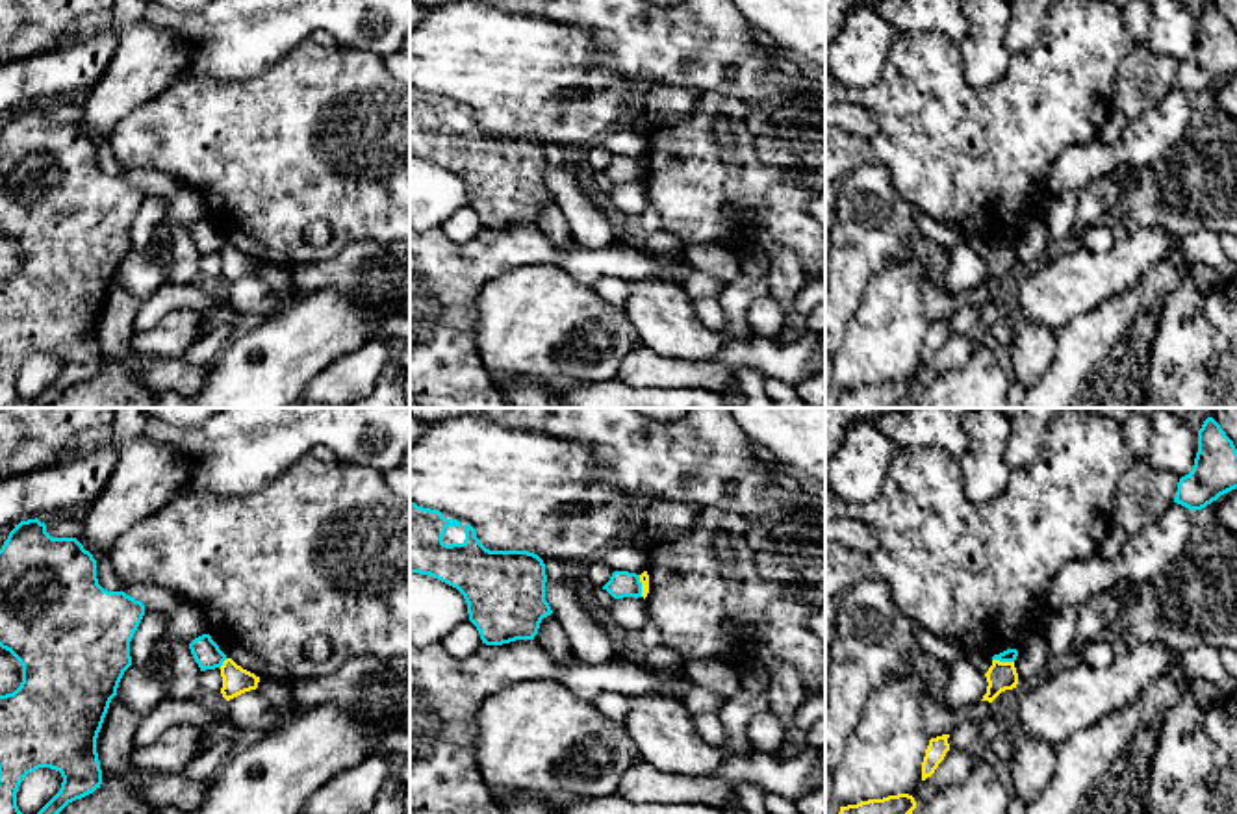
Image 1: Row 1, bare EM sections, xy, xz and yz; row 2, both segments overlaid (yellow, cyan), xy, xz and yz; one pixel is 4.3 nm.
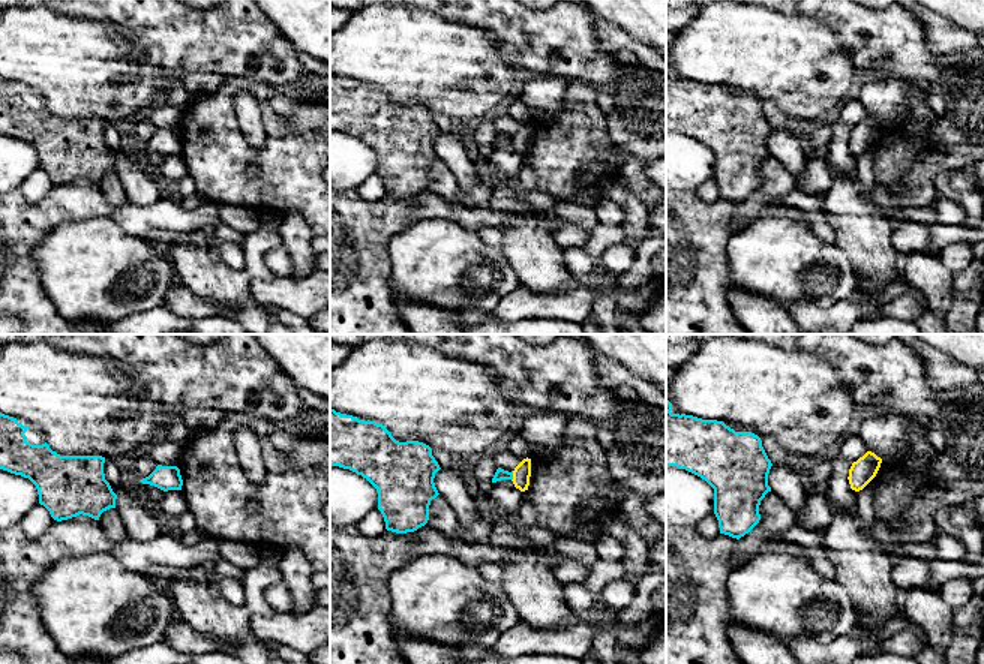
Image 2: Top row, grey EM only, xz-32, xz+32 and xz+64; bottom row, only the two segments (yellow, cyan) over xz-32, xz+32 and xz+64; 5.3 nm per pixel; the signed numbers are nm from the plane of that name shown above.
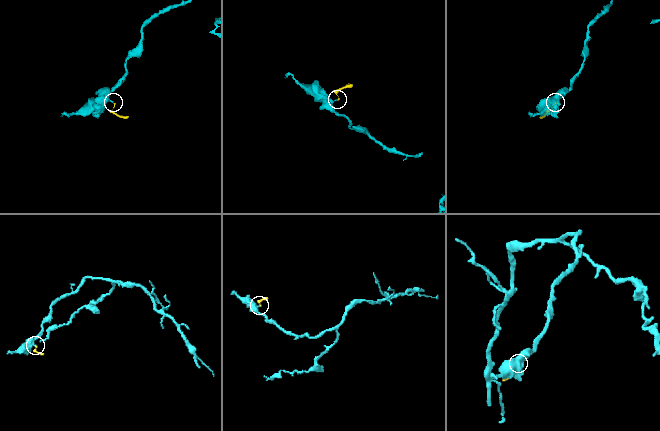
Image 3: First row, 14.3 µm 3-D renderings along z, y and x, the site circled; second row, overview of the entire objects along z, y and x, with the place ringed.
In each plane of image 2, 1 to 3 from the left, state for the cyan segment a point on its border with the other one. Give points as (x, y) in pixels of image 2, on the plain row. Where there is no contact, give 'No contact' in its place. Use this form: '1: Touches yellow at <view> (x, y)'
1: No contact
2: Touches yellow at xz+32 (513, 140)
3: No contact

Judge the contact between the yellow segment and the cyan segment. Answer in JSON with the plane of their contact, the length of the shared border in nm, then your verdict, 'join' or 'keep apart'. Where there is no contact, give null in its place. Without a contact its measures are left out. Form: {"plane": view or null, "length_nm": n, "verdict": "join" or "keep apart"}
{"plane": "yz", "length_nm": 100, "verdict": "keep apart"}

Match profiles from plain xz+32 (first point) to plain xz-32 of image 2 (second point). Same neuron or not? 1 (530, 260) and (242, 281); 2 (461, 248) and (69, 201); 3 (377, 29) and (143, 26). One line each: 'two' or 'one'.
1: one
2: two
3: two

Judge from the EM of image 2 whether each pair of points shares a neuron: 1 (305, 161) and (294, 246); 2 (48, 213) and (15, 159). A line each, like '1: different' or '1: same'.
1: different
2: different

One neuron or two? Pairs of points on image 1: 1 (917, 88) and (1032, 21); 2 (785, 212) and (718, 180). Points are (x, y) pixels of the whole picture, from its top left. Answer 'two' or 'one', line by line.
1: two
2: one

